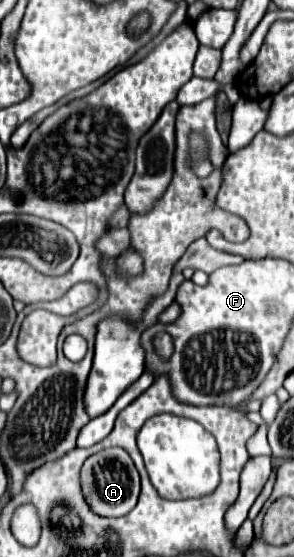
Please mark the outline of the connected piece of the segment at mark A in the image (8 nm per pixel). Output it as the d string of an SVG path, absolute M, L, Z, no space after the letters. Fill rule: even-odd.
M110 447L86 459L82 467L82 489L92 511L106 517L122 517L130 513L138 501L140 477L130 455L122 447Z

